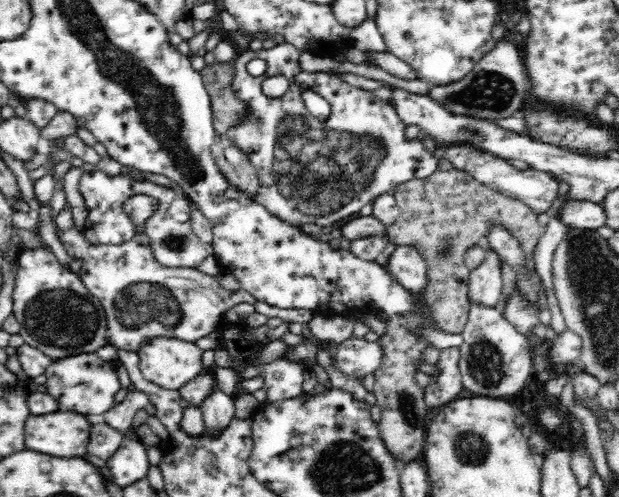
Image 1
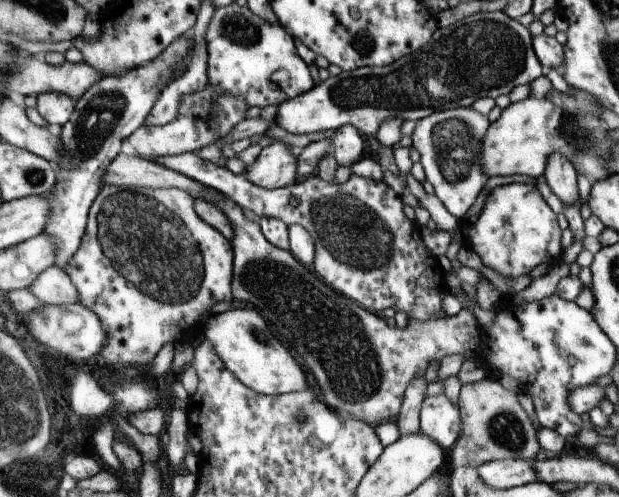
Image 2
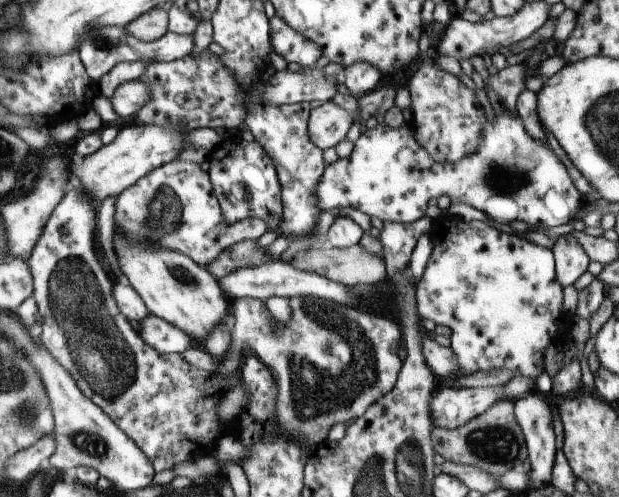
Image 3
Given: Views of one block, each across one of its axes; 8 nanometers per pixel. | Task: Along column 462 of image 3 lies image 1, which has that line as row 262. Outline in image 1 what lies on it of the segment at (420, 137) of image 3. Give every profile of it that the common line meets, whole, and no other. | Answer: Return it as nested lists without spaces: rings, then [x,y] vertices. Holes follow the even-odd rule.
[[[137,195],[132,196],[126,203],[124,203],[124,210],[128,213],[128,217],[132,219],[132,223],[134,223],[134,236],[130,242],[124,242],[124,244],[92,244],[85,239],[83,235],[83,227],[72,227],[70,230],[58,230],[57,226],[55,226],[56,234],[63,243],[64,249],[66,249],[66,253],[70,255],[74,260],[80,258],[82,259],[83,266],[77,272],[78,276],[81,278],[80,283],[81,285],[85,286],[102,304],[103,309],[105,310],[105,315],[107,318],[107,327],[108,327],[108,342],[111,344],[111,349],[113,347],[117,349],[124,349],[128,351],[136,351],[140,348],[140,345],[147,340],[150,340],[154,337],[159,336],[166,336],[168,338],[177,338],[180,340],[188,341],[188,342],[195,342],[198,338],[202,338],[202,336],[206,336],[210,334],[210,332],[214,332],[215,330],[220,330],[221,328],[216,328],[216,324],[218,322],[223,322],[224,314],[230,308],[234,308],[236,304],[240,304],[240,302],[247,302],[248,304],[254,304],[257,300],[252,296],[249,292],[246,292],[244,289],[240,289],[239,291],[228,291],[224,289],[220,282],[218,281],[217,277],[210,276],[205,274],[204,272],[199,271],[198,269],[193,268],[168,268],[162,266],[153,255],[153,250],[150,248],[149,238],[147,234],[143,232],[143,228],[145,227],[145,222],[149,219],[149,216],[155,211],[157,207],[156,199],[152,199],[150,196],[146,195]]]

